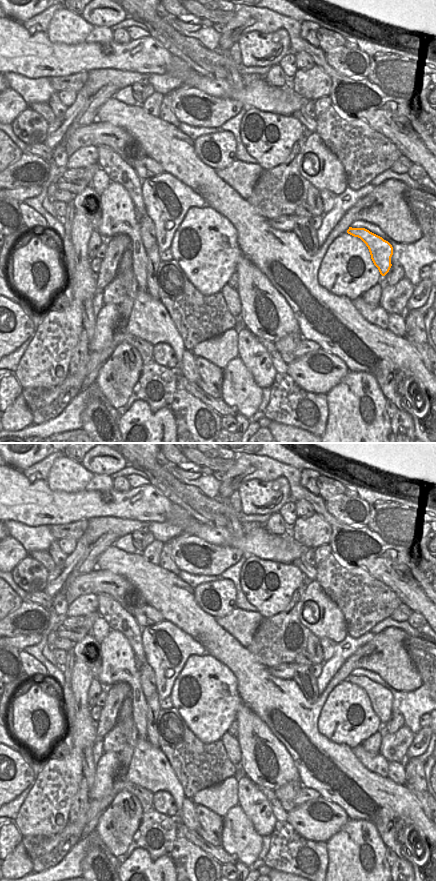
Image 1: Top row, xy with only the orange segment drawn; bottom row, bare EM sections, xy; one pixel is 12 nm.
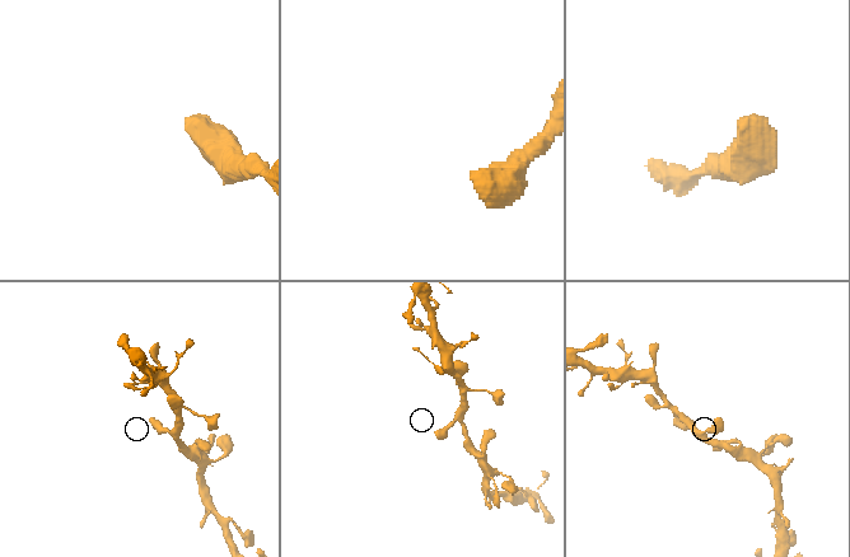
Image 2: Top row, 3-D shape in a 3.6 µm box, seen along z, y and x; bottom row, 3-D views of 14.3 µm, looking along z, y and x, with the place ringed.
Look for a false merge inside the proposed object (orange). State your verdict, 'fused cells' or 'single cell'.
single cell

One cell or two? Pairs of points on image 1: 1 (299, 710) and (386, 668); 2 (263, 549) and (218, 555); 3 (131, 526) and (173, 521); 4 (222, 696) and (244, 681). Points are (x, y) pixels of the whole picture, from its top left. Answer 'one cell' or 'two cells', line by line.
1: one cell
2: two cells
3: two cells
4: two cells

